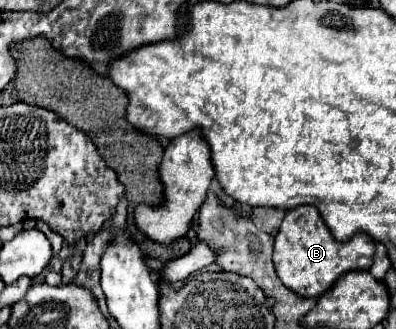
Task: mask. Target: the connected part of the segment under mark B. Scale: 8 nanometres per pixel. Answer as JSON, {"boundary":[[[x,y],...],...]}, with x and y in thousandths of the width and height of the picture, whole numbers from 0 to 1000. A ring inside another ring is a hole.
{"boundary":[[[755,623],[725,641],[705,708],[694,720],[689,799],[705,848],[745,884],[755,903],[806,903],[816,897],[856,836],[891,818],[932,818],[942,799],[947,733],[927,708],[896,708],[881,733],[841,726],[831,690],[811,666],[801,629]]]}

